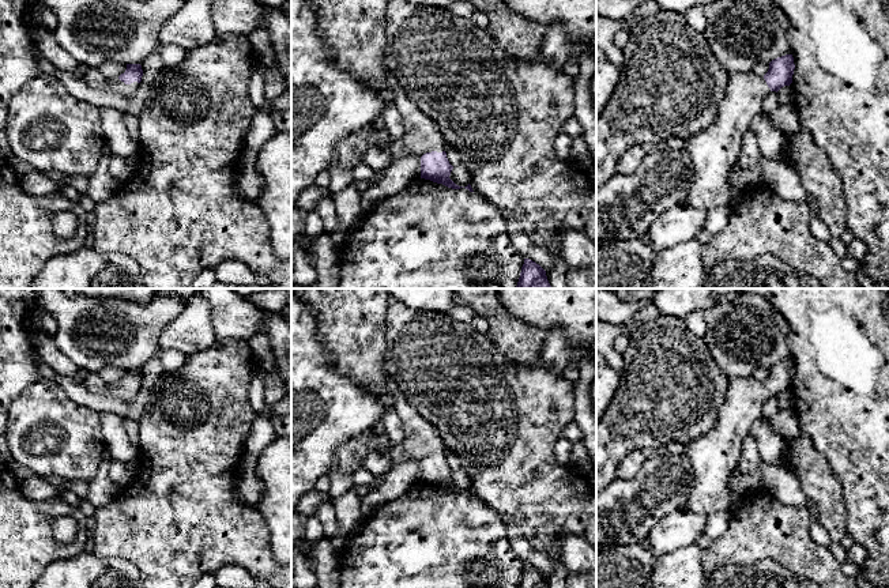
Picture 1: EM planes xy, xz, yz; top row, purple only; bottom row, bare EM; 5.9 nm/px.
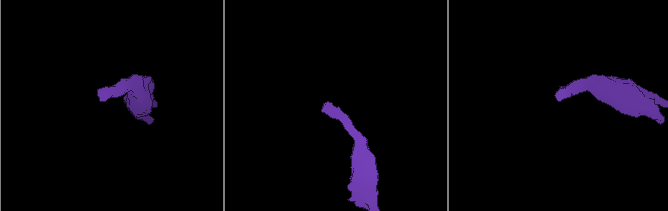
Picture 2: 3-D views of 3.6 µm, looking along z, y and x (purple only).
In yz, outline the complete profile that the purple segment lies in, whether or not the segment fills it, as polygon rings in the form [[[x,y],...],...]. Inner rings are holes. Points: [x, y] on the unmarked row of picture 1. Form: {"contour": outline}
{"contour": [[[786,359],[772,365],[764,381],[754,377],[730,378],[717,425],[685,446],[694,470],[694,483],[685,504],[688,509],[707,516],[728,510],[728,479],[741,457],[743,440],[762,415],[762,404],[792,388],[794,374],[792,359]]]}

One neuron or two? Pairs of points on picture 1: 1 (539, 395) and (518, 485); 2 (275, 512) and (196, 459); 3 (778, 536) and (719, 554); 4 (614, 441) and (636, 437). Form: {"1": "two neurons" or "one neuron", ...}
{"1": "one neuron", "2": "two neurons", "3": "one neuron", "4": "one neuron"}

